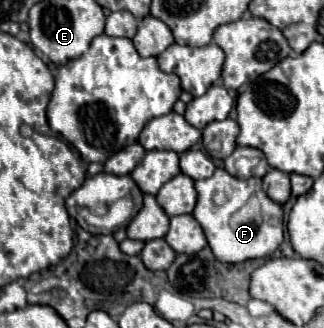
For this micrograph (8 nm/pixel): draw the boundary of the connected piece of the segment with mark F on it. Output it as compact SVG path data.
M216 168L210 178L196 182L196 190L198 202L194 208L194 218L200 222L218 260L236 264L250 258L266 258L282 244L284 212L280 204L268 198L260 178L242 182L230 176L224 168Z

